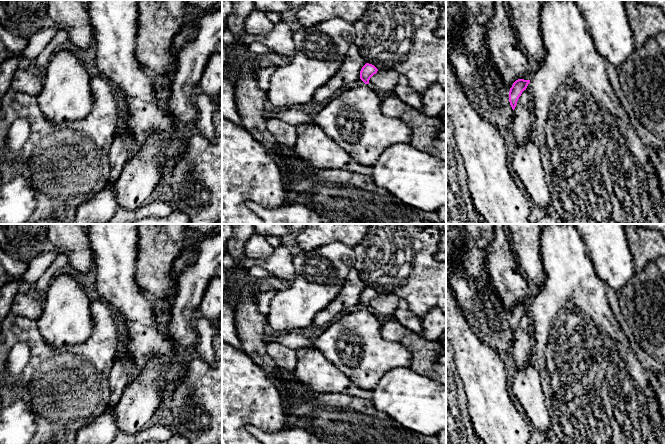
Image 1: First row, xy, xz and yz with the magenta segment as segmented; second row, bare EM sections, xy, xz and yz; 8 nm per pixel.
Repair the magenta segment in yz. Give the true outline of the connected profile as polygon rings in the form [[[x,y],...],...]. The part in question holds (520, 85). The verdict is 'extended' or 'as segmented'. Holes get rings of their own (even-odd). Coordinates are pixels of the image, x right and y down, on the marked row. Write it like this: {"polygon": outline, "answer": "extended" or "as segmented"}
{"polygon": [[[518,79],[513,83],[512,87],[510,88],[509,102],[513,110],[517,105],[519,97],[521,96],[522,92],[526,90],[529,83],[530,80]]], "answer": "as segmented"}

